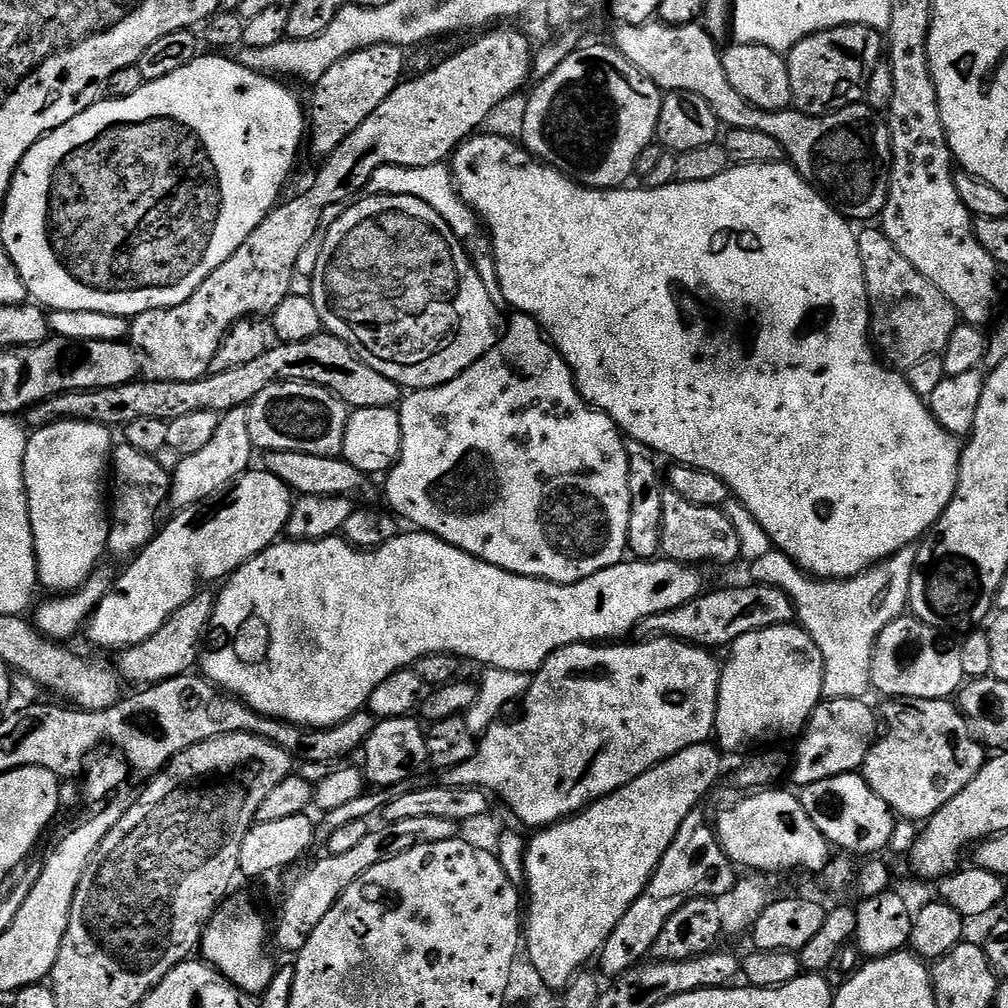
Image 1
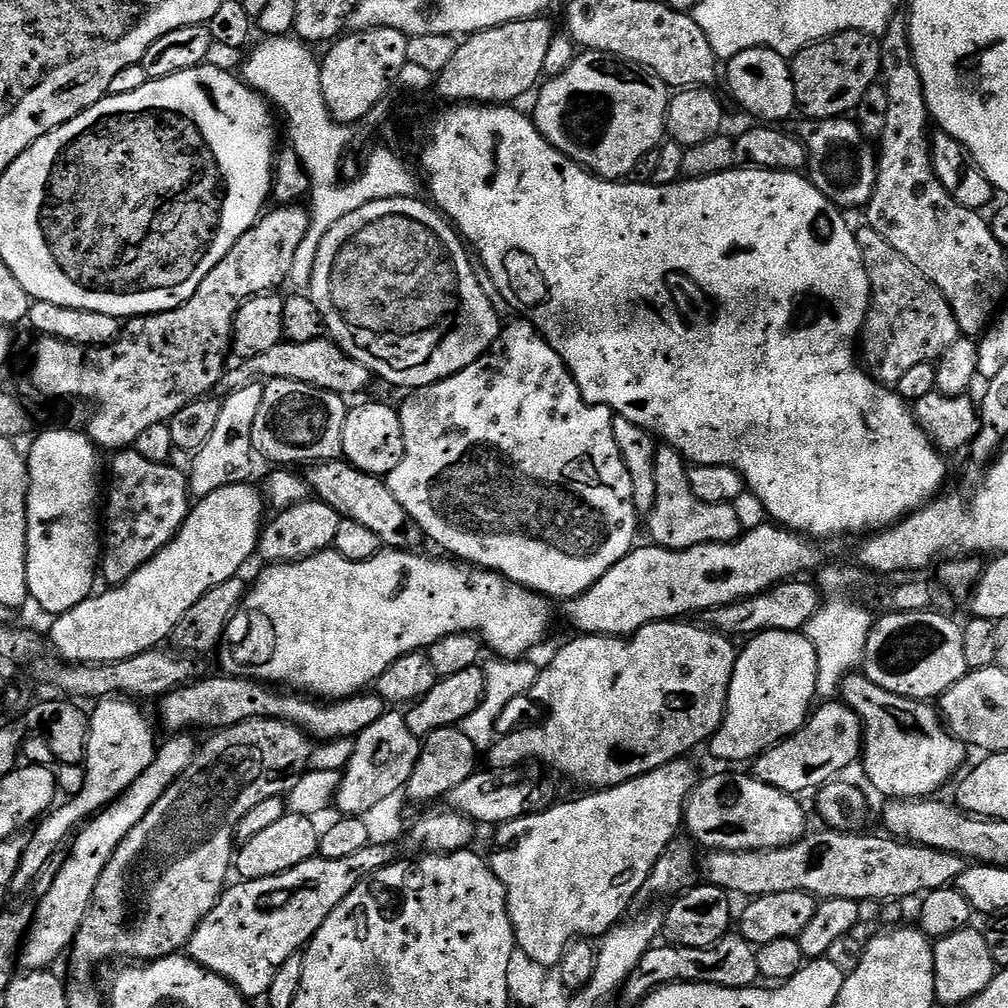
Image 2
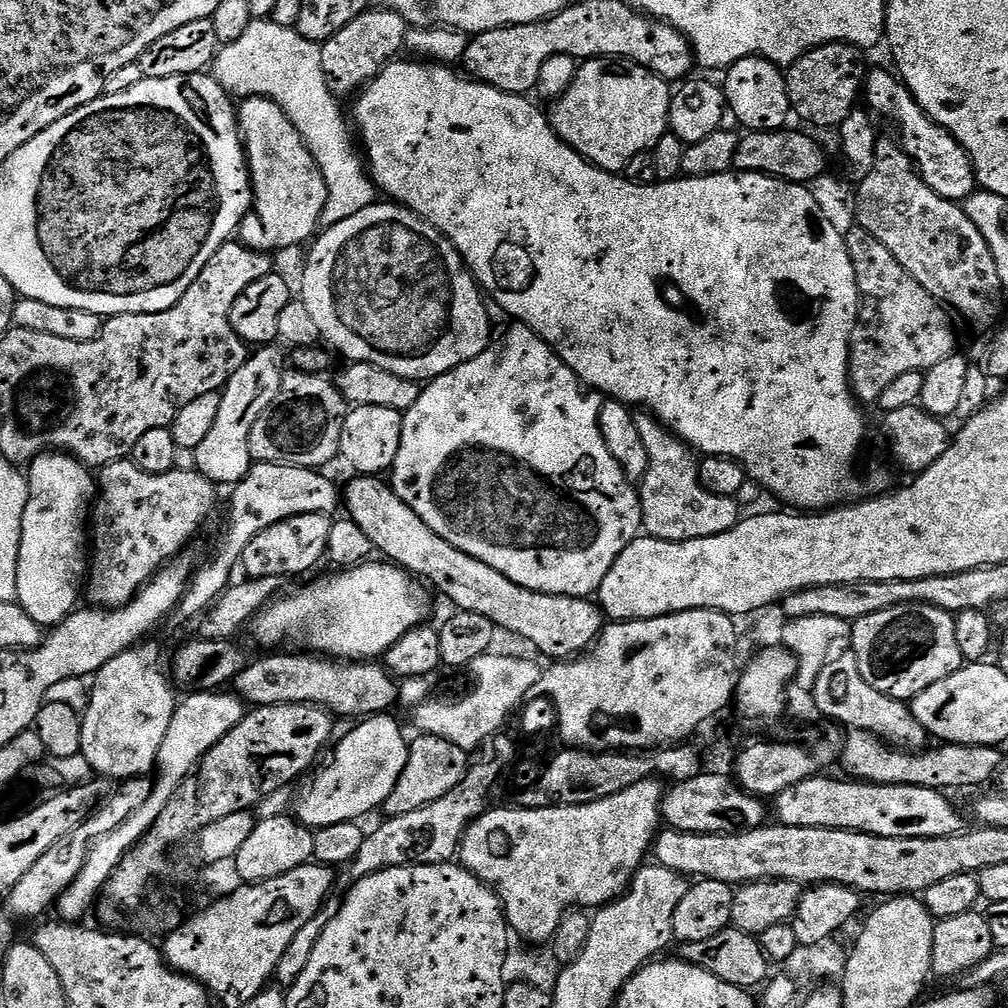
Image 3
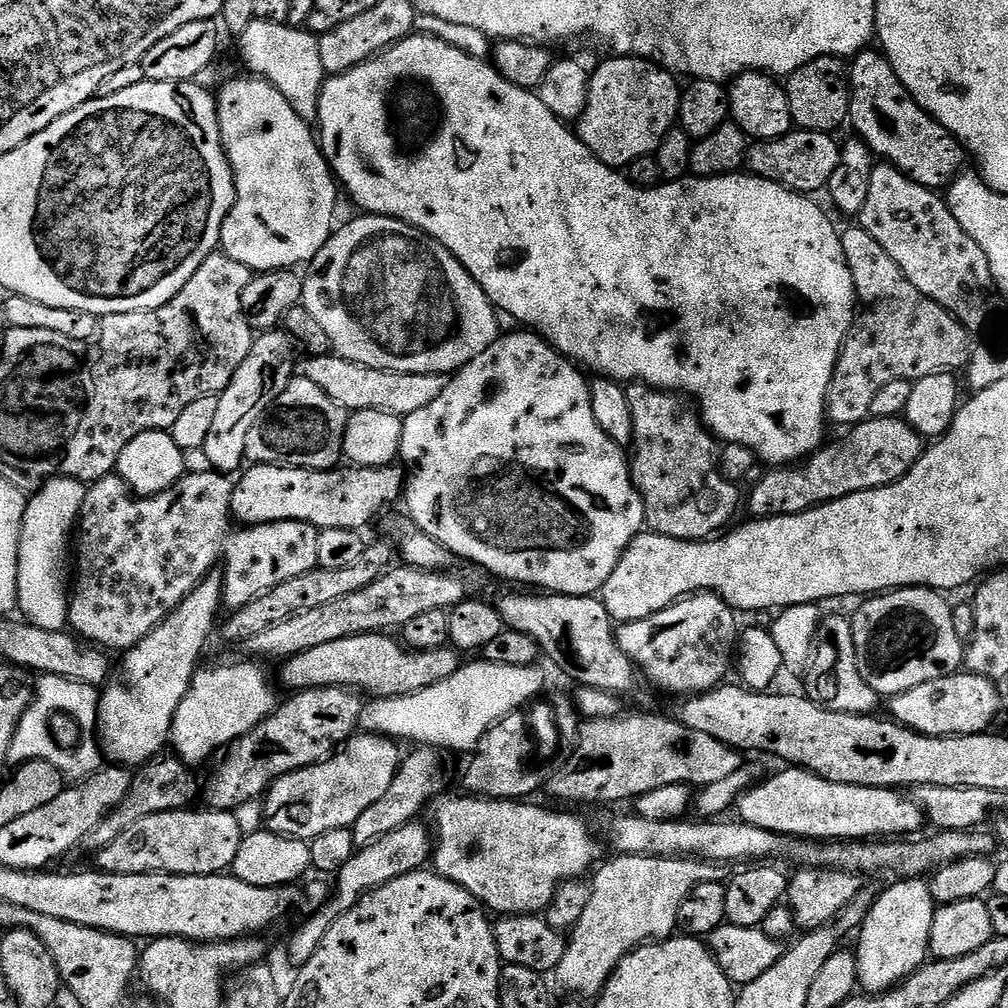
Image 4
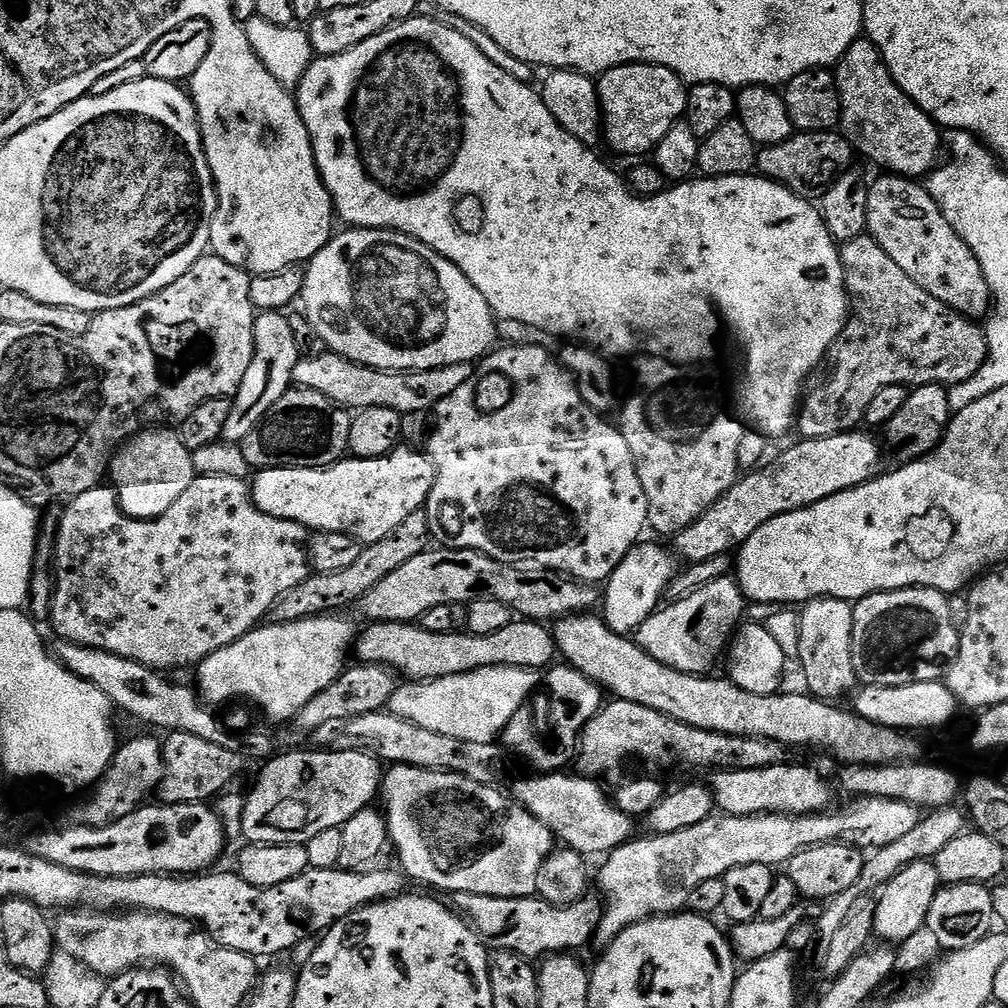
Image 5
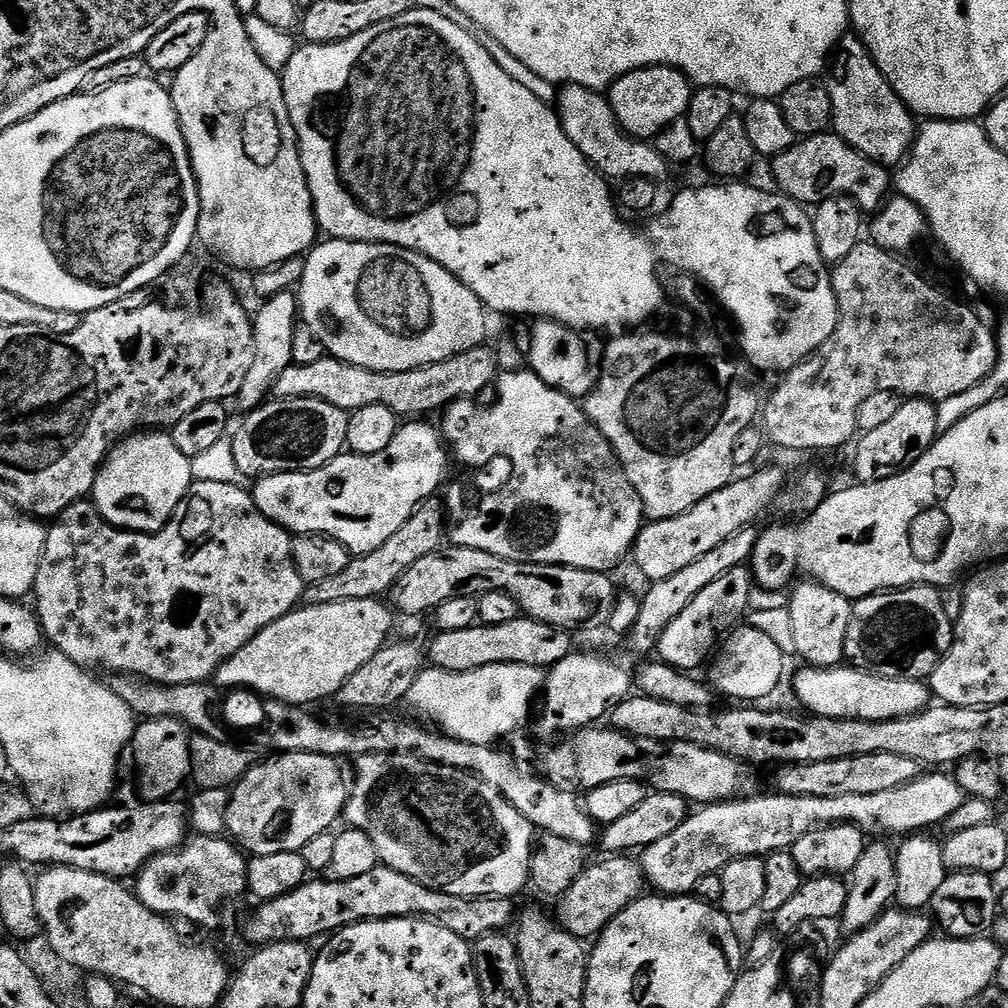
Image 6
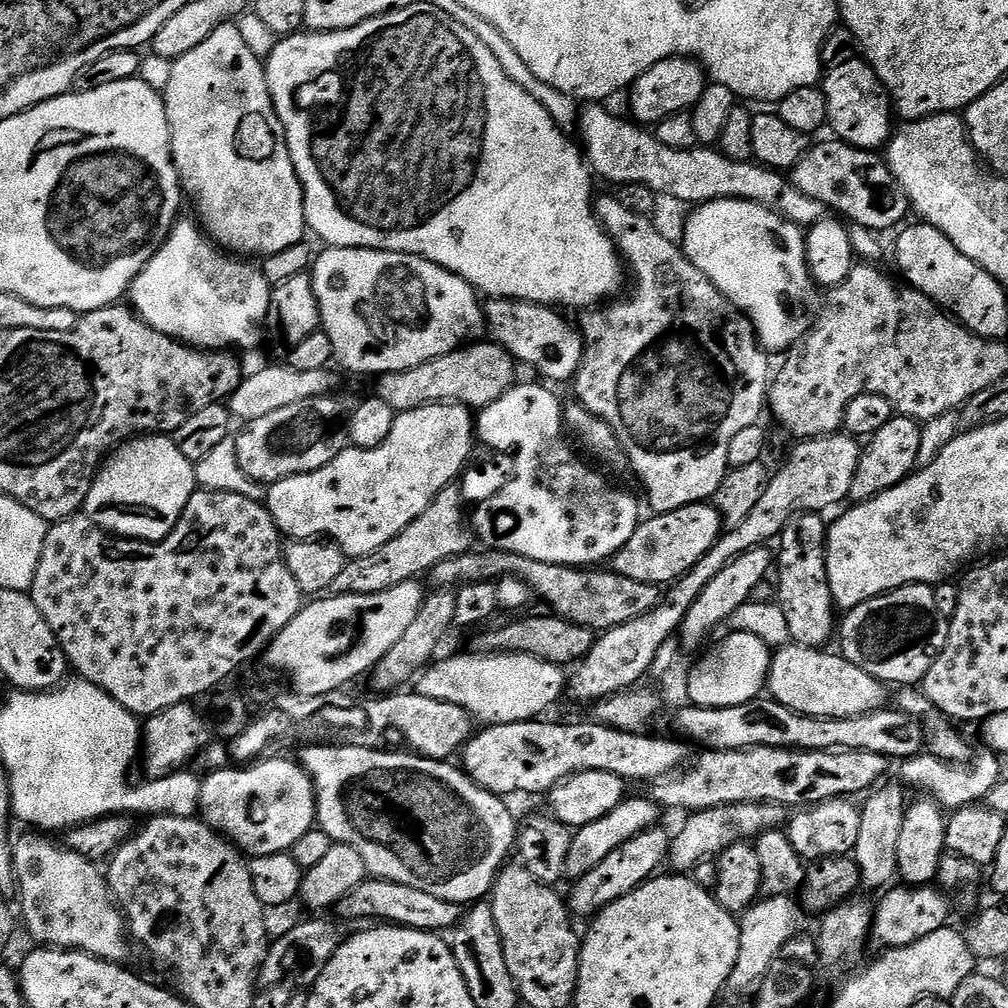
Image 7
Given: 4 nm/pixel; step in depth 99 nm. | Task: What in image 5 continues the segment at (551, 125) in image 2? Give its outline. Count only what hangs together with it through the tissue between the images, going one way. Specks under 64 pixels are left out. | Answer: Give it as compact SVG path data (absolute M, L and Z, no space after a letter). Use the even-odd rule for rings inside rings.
M623 64L605 72L598 80L602 136L616 152L640 158L643 152L655 153L666 130L687 113L688 88L678 74L657 64Z

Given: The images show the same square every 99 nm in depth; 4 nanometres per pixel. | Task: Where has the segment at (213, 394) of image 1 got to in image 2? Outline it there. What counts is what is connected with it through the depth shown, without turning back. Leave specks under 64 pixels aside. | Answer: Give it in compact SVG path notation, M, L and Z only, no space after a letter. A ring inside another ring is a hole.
M317 338L310 341L281 342L266 354L258 354L258 358L250 358L237 363L237 368L229 367L224 377L216 384L216 392L227 394L242 390L242 386L253 382L267 382L269 380L293 380L313 384L315 388L324 388L327 392L337 392L340 396L351 398L368 388L368 383L374 380L371 370L362 366L350 354L346 354L330 338Z

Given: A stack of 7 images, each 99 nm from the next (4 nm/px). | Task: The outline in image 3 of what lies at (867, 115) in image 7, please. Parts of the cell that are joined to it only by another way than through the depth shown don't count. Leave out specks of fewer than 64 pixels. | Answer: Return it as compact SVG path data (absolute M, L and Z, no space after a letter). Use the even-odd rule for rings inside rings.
M876 68L872 72L871 69L865 75L862 96L865 101L868 99L867 107L877 117L885 116L886 119L900 124L898 143L915 163L917 172L926 182L926 186L934 190L934 194L953 202L963 202L977 191L976 171L968 151L941 124L927 116L895 71L887 72L884 68Z

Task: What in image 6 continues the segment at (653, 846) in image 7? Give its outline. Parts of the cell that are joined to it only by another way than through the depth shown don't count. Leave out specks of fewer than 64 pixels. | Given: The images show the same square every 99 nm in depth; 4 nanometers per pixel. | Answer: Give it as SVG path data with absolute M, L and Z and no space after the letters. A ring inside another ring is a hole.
M612 854L608 860L600 860L596 865L591 865L590 870L584 871L578 878L574 878L574 886L566 890L564 895L555 901L556 912L554 919L561 928L568 931L571 936L577 936L585 942L599 936L626 906L639 900L646 892L644 870L639 859L628 854Z

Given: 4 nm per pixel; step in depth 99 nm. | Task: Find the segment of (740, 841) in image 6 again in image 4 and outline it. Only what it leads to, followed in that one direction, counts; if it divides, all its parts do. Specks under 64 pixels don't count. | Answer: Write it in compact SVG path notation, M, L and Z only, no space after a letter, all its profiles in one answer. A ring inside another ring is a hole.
M616 854L611 858L595 869L596 877L591 877L590 903L571 929L566 954L562 954L554 973L561 990L572 992L568 994L576 998L599 997L622 958L641 944L667 940L677 931L678 910L694 889L711 880L725 879L725 869L719 863L691 856Z

